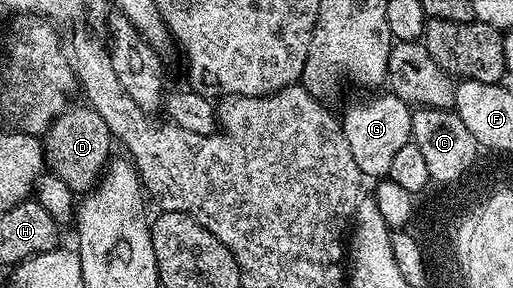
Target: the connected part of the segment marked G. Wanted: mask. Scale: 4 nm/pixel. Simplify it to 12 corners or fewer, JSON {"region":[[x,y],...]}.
{"region":[[384,91],[341,116],[364,177],[412,143],[412,105]]}

